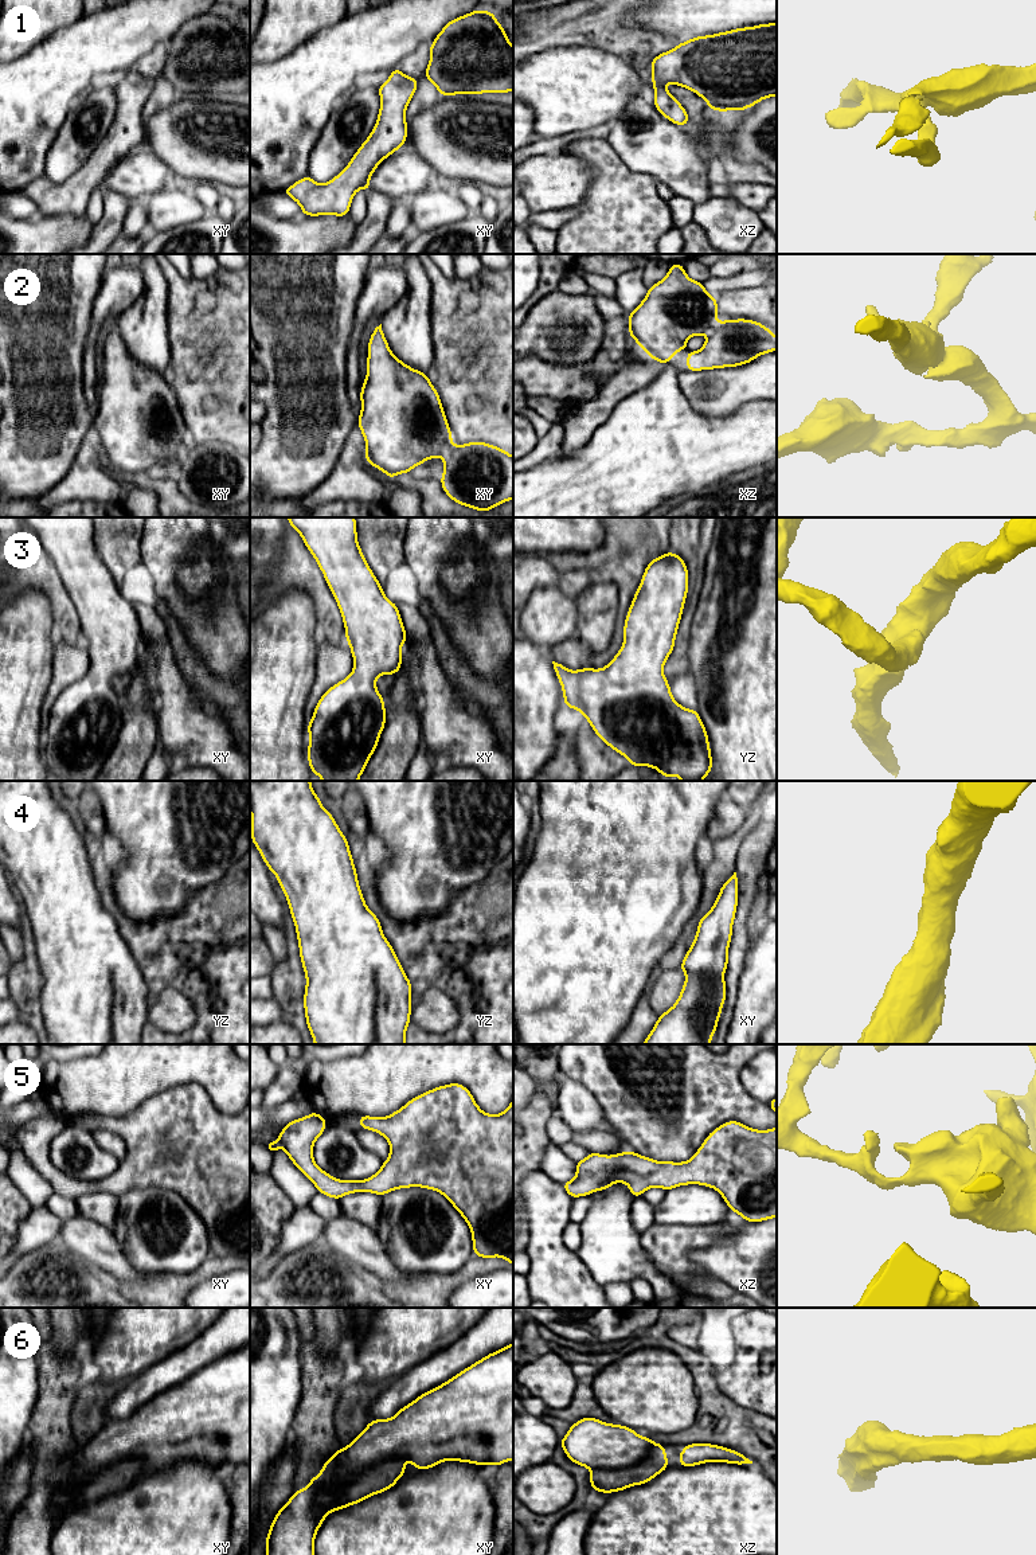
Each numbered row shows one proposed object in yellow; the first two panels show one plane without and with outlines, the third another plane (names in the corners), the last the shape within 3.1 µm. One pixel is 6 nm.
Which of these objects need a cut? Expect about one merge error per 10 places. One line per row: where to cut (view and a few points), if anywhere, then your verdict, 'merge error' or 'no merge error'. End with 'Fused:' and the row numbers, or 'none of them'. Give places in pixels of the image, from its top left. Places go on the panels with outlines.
1: no cut; no merge error
2: no cut; no merge error
3: no cut; no merge error
4: no cut; no merge error
5: no cut; no merge error
6: no cut; no merge error
Fused: none of them

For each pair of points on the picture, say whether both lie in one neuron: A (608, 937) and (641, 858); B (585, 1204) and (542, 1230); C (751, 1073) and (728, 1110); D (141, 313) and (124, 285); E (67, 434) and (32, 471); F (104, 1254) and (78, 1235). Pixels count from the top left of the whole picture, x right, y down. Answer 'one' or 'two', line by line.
A: one
B: two
C: two
D: two
E: one
F: one

